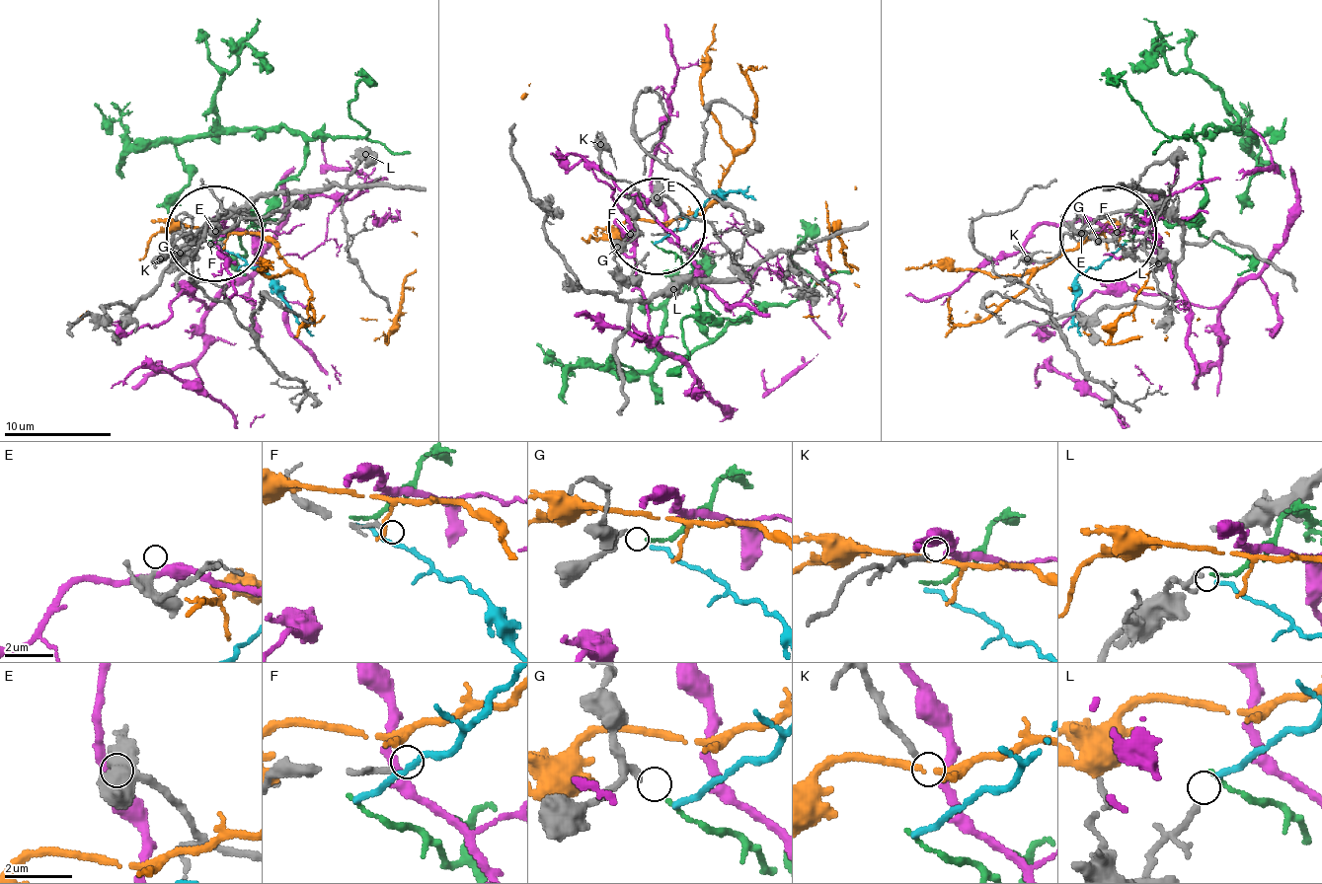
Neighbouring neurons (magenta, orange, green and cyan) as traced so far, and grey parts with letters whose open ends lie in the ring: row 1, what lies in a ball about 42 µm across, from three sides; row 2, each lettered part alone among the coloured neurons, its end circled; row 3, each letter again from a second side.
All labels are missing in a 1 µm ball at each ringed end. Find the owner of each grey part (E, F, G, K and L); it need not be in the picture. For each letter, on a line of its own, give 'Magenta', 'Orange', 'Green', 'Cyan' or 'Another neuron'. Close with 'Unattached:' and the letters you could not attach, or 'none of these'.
E: Another neuron
F: Another neuron
G: Another neuron
K: Magenta
L: Cyan
Unattached: E, F, G

